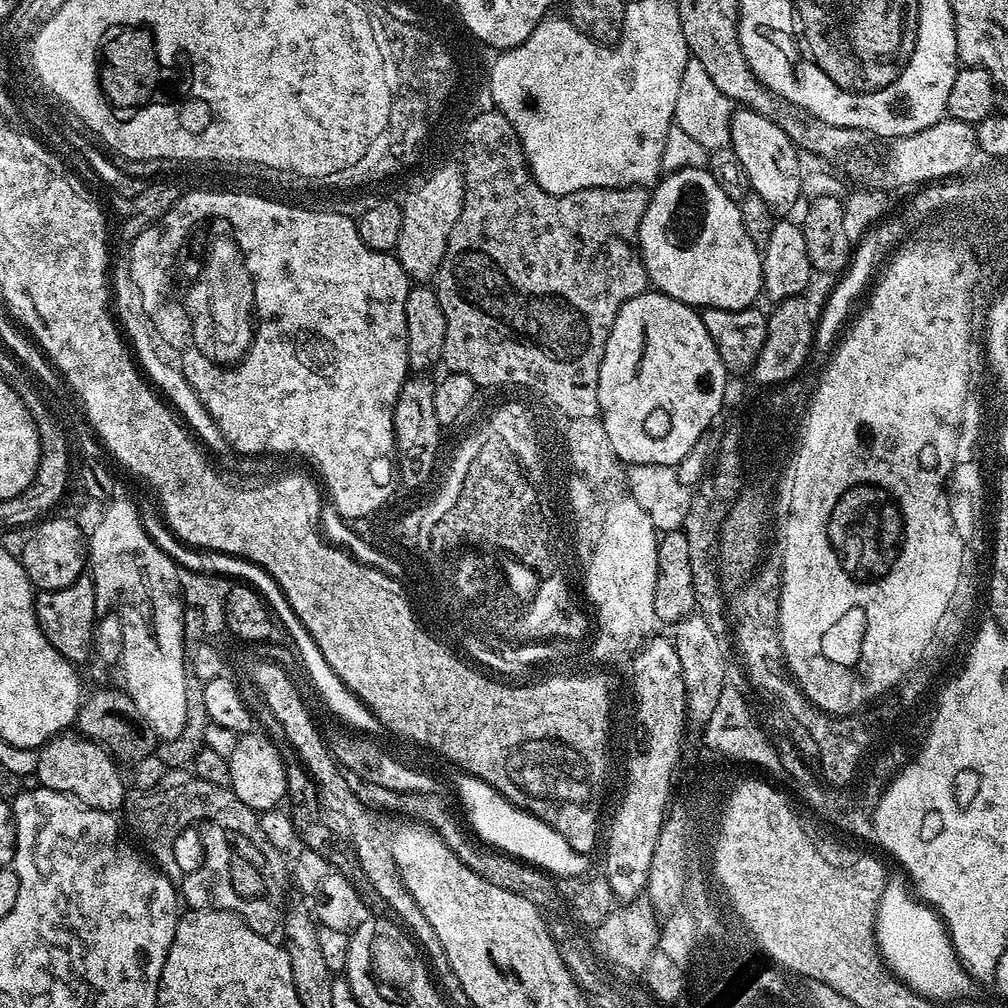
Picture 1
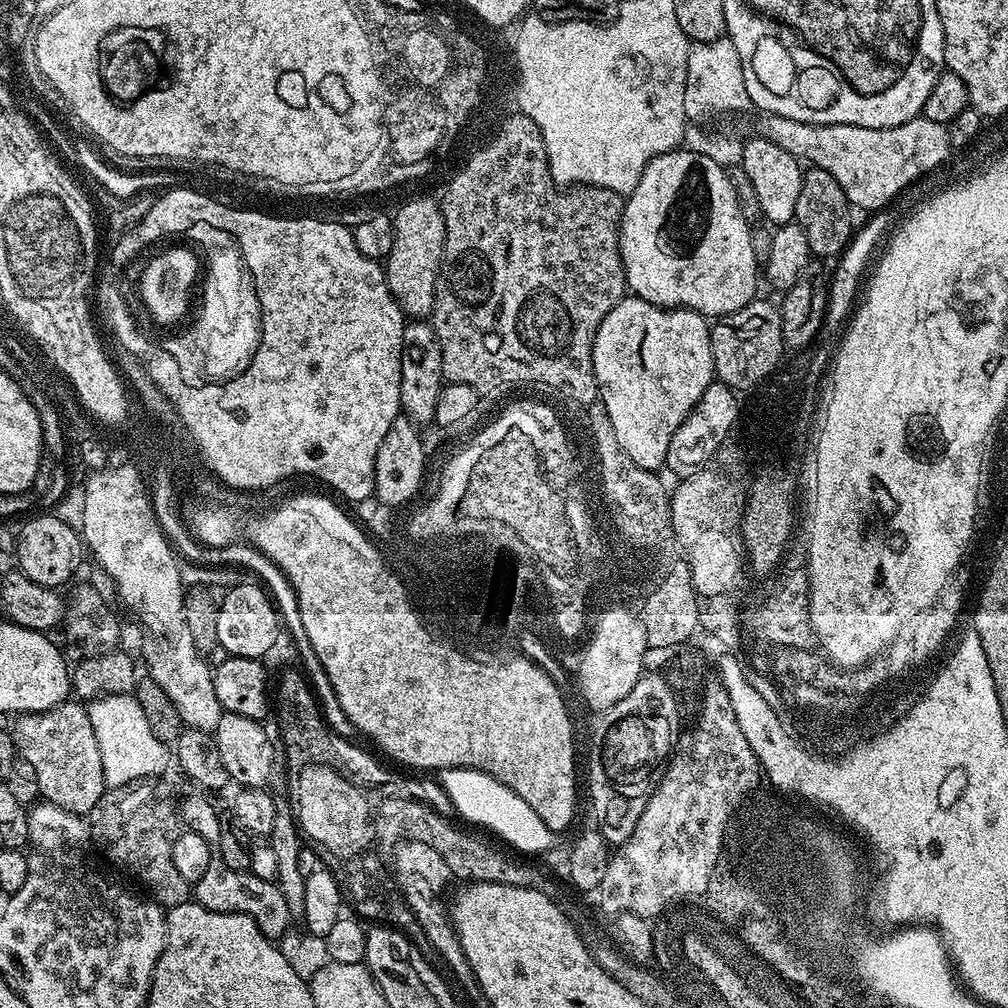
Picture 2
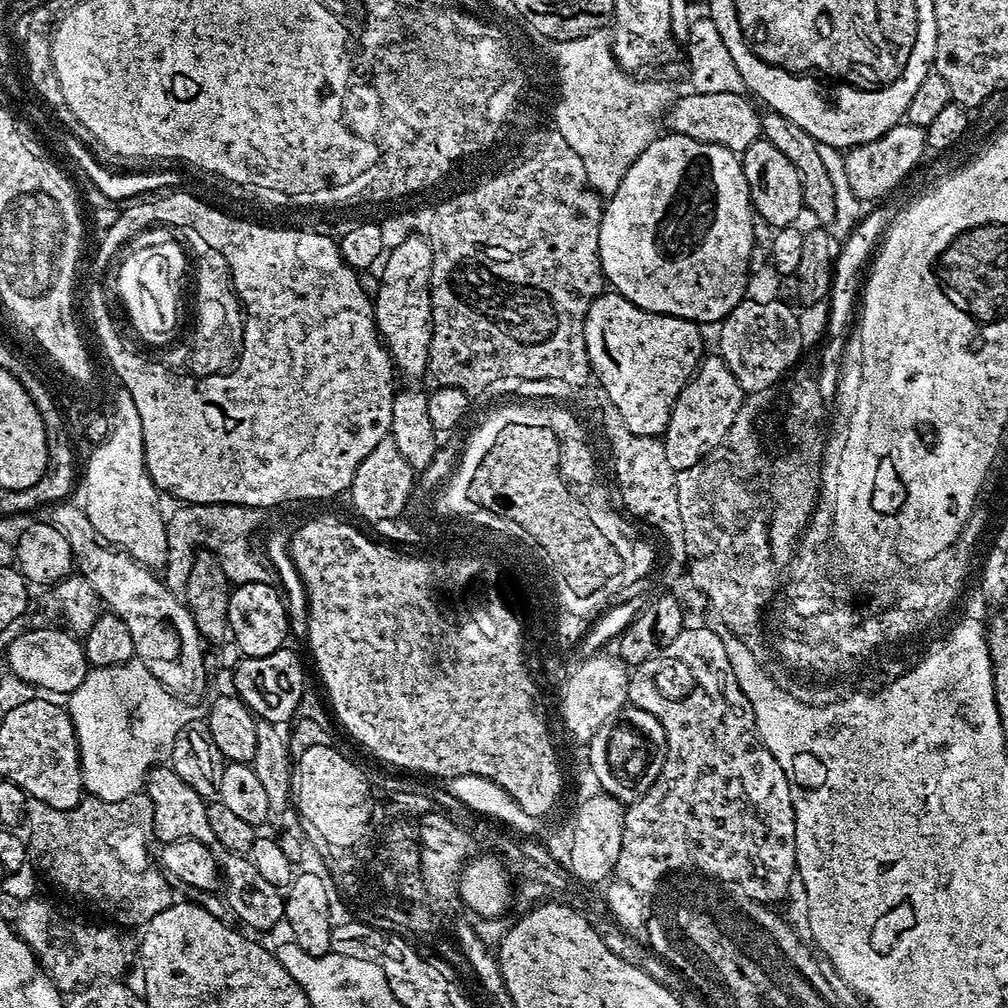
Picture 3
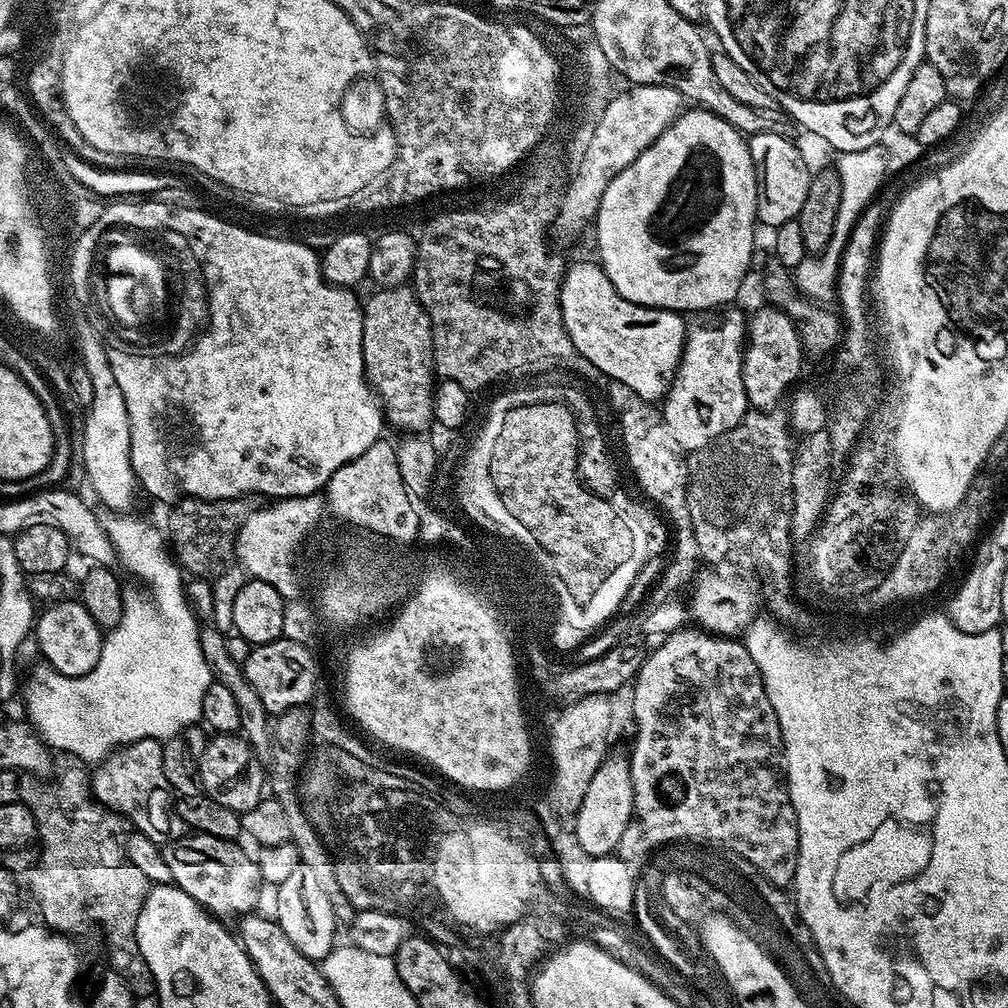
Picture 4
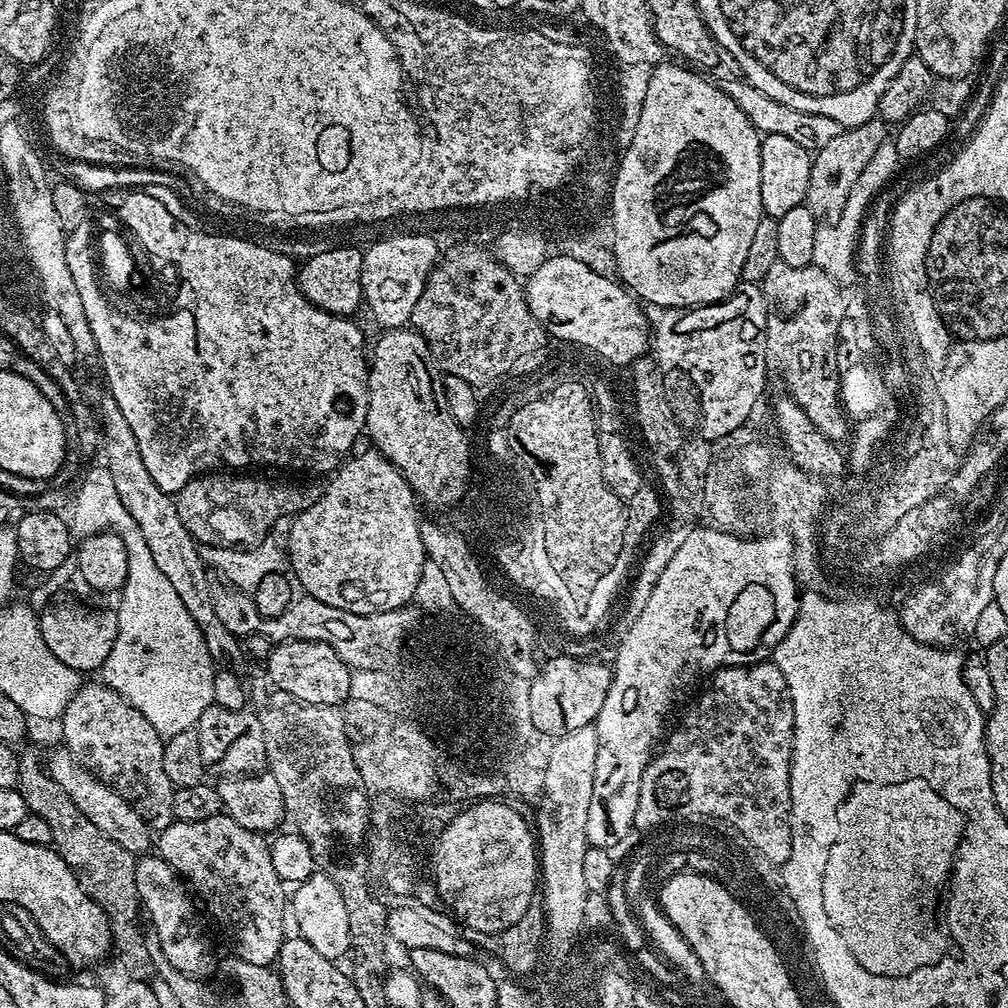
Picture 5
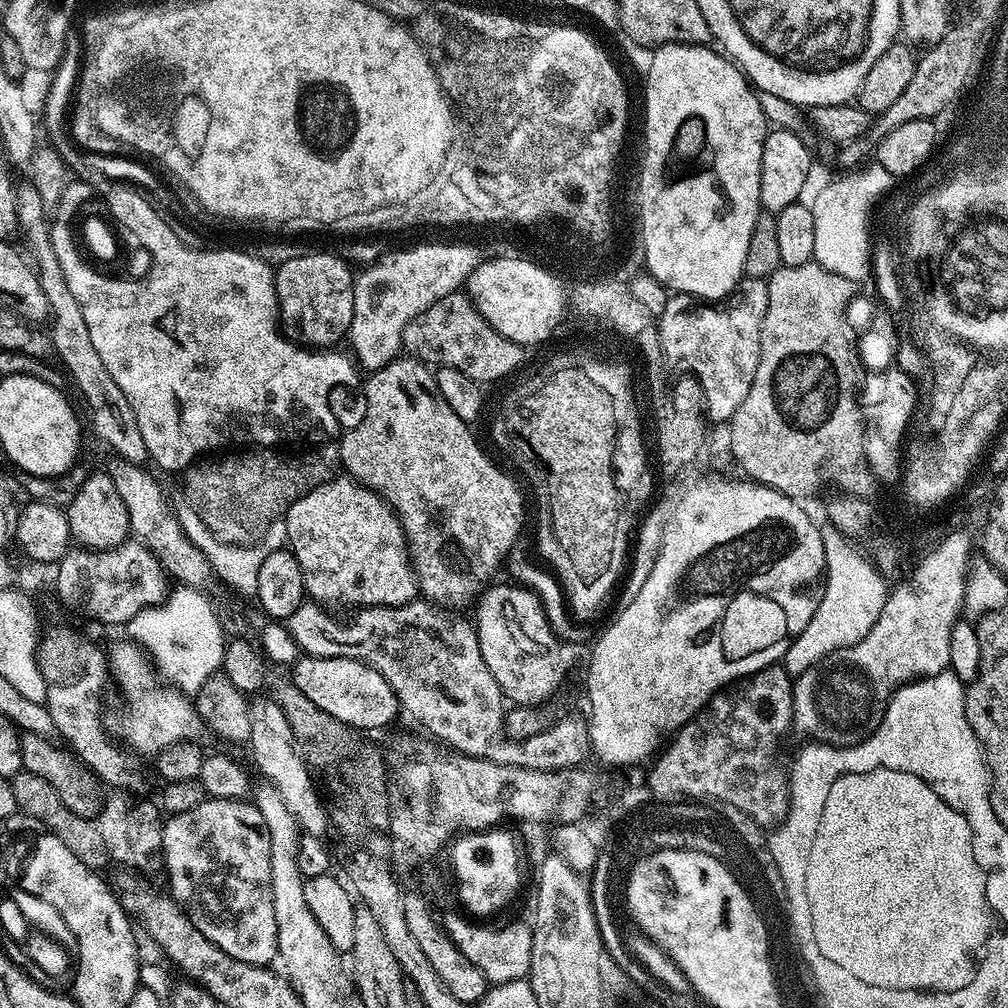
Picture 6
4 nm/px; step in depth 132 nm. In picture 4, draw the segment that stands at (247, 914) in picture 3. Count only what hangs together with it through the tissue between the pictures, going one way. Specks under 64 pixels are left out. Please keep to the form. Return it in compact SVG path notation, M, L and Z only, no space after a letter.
M139 740L125 744L107 756L90 776L92 794L97 802L120 813L135 831L141 832L150 842L159 846L173 844L189 831L186 822L178 818L174 793L162 770L163 749L163 743L158 740Z

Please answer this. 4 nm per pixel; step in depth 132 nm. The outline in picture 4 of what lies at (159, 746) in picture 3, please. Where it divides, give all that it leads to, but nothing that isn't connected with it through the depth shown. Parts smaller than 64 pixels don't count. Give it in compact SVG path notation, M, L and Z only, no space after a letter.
M108 514L103 517L104 529L110 538L110 542L116 551L117 561L132 576L137 576L146 587L152 588L152 600L143 600L140 596L129 595L124 601L124 613L120 619L117 628L111 629L105 635L104 645L100 651L98 662L94 666L94 670L90 670L84 676L63 676L58 670L54 670L46 662L36 662L27 669L28 677L24 676L22 680L22 698L24 694L24 708L28 711L27 719L30 721L36 733L40 735L40 739L48 745L49 749L56 752L68 752L72 756L77 756L79 760L83 760L85 765L99 765L107 756L111 756L117 748L124 747L125 744L133 744L139 740L158 740L165 741L169 736L178 734L183 728L191 728L199 725L202 720L202 698L206 694L206 690L214 682L212 671L206 662L206 658L202 654L202 646L200 645L200 629L196 624L196 616L188 609L188 600L184 597L184 580L182 569L176 563L173 553L170 551L169 545L166 543L166 536L163 531L160 532L152 524L147 524L144 520L135 520L132 514Z

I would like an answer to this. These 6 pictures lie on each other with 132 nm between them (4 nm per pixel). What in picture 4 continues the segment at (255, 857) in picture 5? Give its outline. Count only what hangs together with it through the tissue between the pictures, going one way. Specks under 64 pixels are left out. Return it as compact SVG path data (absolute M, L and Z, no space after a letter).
M192 832L178 838L173 844L163 845L166 864L173 874L171 883L180 888L190 898L198 901L213 916L239 918L257 911L262 881L255 859L240 849L235 840L214 838L210 834Z

